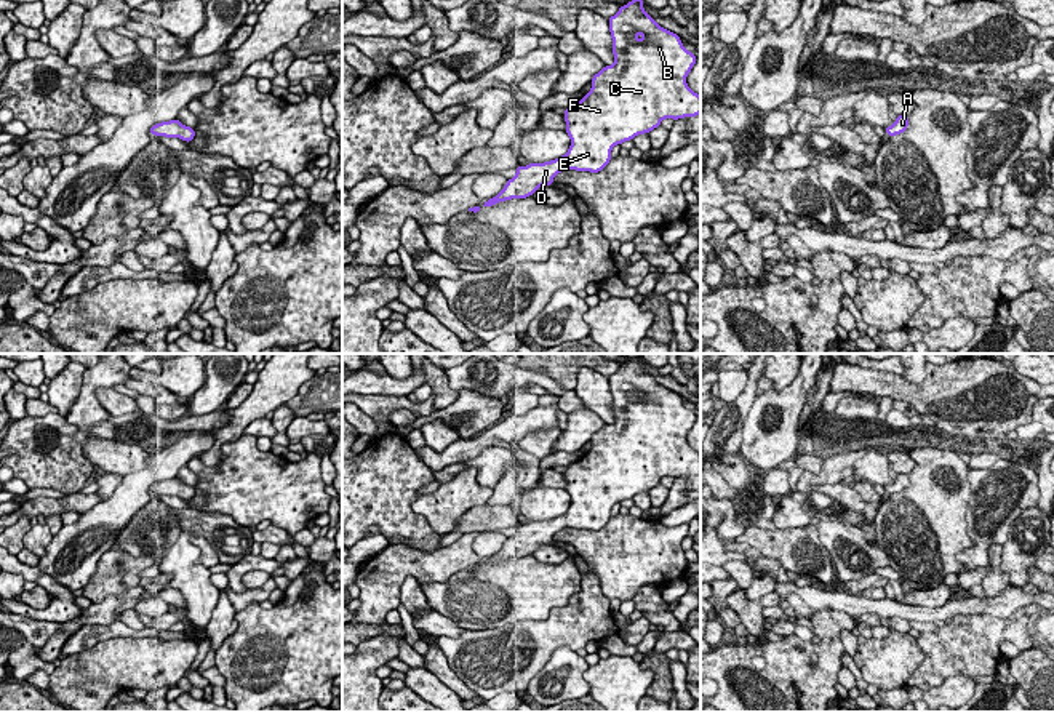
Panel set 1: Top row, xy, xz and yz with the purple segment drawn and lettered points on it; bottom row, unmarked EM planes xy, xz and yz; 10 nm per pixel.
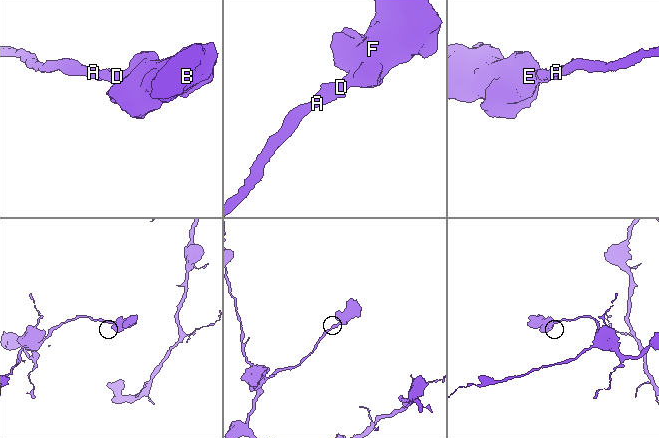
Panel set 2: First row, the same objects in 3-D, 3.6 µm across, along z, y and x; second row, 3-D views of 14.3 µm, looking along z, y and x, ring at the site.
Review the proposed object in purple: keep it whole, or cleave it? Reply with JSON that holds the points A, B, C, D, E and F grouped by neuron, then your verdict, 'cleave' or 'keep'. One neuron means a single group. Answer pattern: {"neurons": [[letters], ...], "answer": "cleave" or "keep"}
{"neurons": [["A", "B", "C", "D", "E", "F"]], "answer": "keep"}

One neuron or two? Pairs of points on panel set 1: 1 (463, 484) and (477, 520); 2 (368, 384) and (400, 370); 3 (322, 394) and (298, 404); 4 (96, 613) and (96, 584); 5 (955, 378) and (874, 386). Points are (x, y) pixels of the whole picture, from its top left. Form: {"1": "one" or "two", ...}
{"1": "two", "2": "two", "3": "one", "4": "two", "5": "one"}

